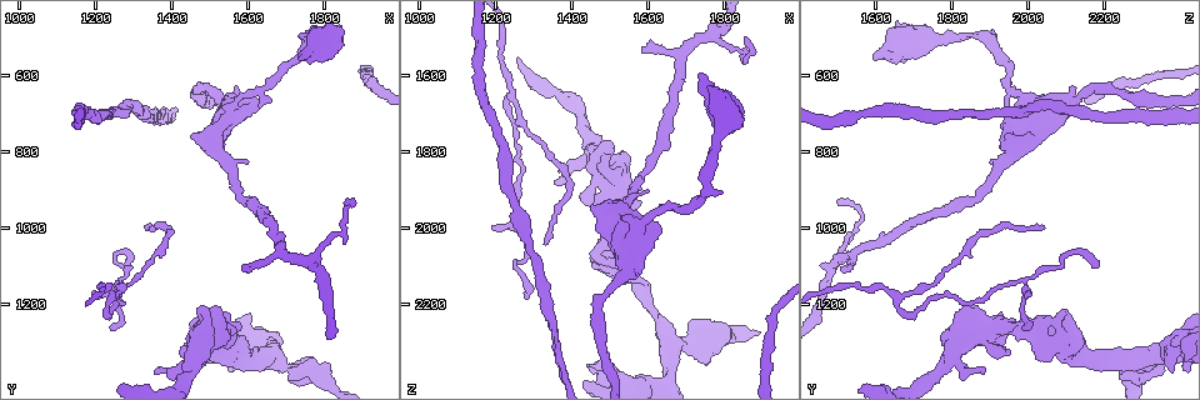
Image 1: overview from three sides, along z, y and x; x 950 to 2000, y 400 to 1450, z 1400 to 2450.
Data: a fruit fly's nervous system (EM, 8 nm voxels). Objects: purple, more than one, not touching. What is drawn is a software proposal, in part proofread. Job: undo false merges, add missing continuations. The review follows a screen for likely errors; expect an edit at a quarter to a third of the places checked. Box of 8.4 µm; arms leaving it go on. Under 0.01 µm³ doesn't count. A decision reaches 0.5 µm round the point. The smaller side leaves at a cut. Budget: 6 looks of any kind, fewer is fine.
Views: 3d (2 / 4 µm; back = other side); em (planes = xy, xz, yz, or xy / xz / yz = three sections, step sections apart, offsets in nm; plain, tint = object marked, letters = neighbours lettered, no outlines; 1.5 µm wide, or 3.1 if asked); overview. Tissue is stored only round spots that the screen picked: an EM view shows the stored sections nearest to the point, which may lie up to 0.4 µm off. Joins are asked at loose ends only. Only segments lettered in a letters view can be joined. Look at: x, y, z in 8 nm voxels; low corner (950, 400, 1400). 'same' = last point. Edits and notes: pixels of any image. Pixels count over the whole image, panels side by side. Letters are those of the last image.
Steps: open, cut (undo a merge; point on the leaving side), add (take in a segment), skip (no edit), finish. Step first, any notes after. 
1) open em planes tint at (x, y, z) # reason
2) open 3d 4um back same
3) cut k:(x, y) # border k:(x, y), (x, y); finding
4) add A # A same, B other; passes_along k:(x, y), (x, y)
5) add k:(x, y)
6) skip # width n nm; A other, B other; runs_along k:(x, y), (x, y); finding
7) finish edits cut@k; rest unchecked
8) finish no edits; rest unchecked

open em xz step 8 letters at (1335, 1005, 2040) # free end

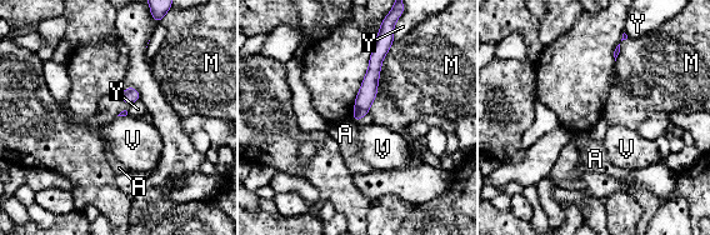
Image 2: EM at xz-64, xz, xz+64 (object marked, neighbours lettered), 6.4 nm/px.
skip # longest_contact M 500 nm; A other, M other, V other, Y other; border 2:(368, 113), (356, 123); none of them fits

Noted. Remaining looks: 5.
open 3d 2um at (1570, 695, 2015) # sudden change in width

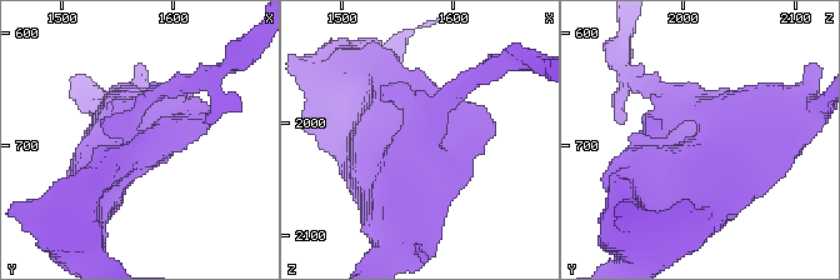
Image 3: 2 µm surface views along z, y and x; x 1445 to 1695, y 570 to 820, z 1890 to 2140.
open em planes plain at (1578, 692, 2016) # arms 4; now the EM

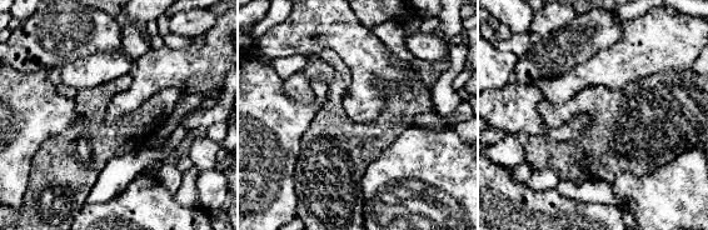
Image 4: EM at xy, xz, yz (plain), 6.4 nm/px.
open em planes letters same

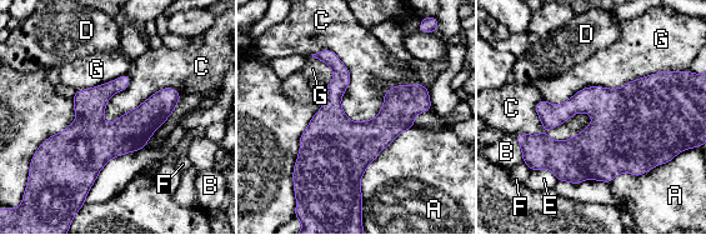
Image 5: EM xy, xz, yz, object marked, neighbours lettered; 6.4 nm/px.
skip # A other, B other, C other, D other, E other, F other, G other; all the same neuron

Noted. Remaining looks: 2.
open em planes letters at (1355, 1375, 1885) # thin end

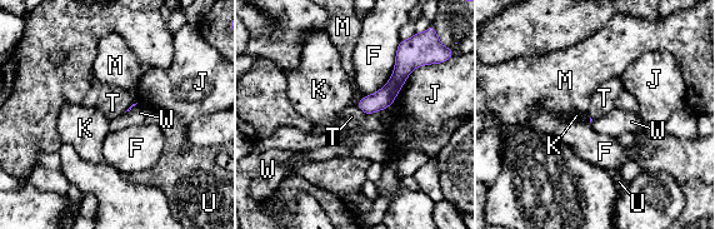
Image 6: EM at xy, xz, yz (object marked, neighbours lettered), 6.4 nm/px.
skip # F other, J other, K other, M other, T other, U other, W other; none of them fits

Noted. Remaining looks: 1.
finish no edits; rest unchecked

